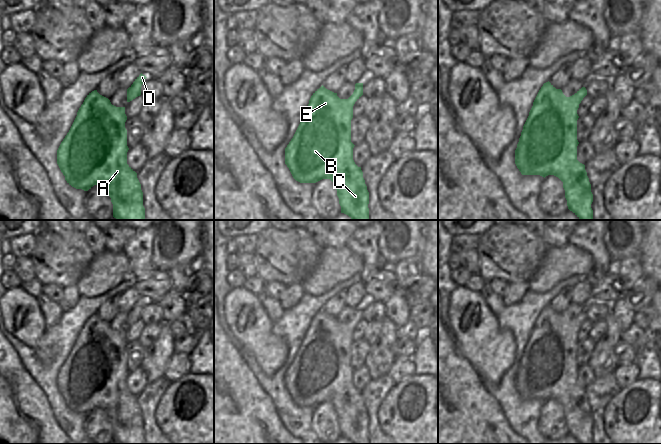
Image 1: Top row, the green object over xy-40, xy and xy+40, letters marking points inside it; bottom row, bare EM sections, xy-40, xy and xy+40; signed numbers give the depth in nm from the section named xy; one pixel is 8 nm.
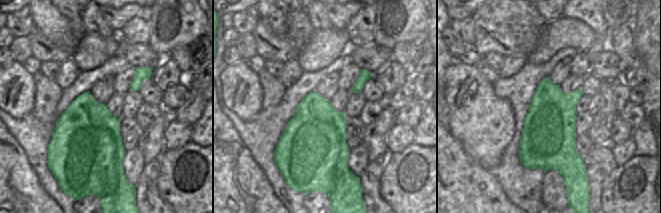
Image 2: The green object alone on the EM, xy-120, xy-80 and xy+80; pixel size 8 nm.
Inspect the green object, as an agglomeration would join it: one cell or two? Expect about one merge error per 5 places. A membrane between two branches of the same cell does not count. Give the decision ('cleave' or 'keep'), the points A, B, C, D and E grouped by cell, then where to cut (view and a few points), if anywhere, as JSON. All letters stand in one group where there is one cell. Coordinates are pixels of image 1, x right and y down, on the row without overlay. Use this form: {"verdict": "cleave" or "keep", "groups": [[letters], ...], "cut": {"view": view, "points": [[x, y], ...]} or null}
{"verdict": "keep", "groups": [["A", "B", "C", "D", "E"]], "cut": null}

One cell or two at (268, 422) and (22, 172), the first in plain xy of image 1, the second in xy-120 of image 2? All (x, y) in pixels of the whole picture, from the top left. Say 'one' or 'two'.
one

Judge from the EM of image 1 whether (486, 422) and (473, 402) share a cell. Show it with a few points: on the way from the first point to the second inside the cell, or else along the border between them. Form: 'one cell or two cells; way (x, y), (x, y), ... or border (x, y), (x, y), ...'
one cell; way (481, 417), (473, 407)

